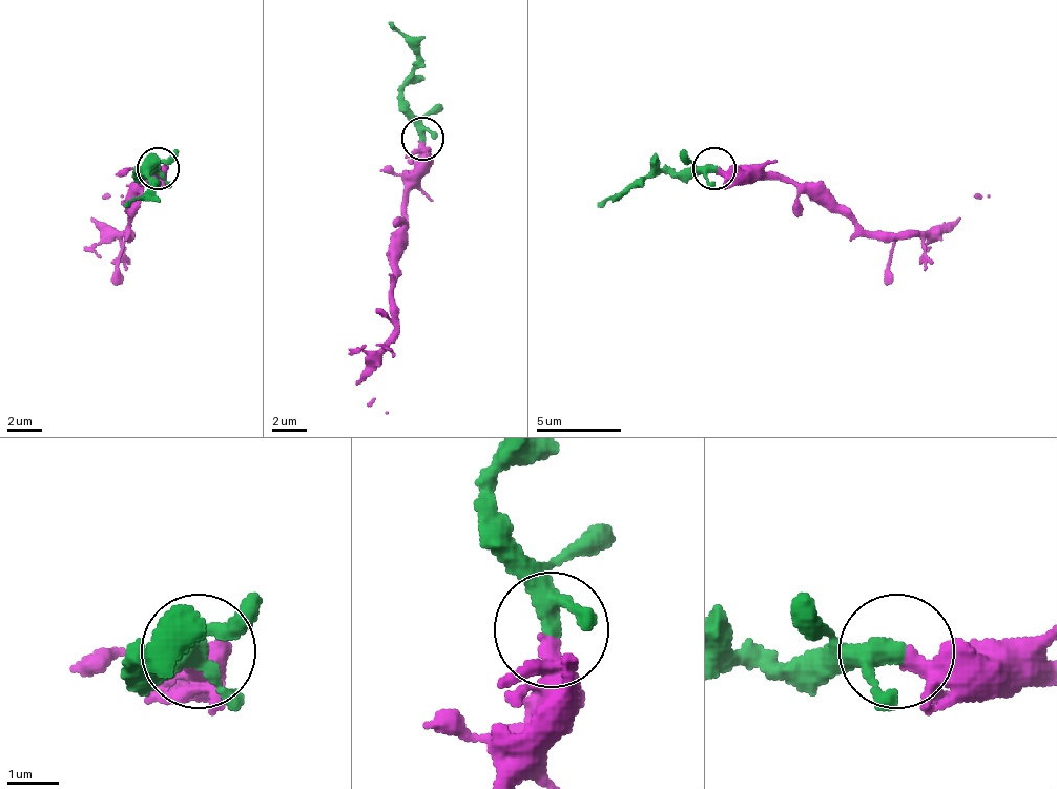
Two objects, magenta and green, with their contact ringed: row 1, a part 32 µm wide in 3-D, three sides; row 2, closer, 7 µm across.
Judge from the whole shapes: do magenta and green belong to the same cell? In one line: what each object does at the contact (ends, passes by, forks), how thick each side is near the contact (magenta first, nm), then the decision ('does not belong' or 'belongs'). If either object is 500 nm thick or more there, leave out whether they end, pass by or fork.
magenta passes by; green passes by; calibres 280 and 320 nm; belongs

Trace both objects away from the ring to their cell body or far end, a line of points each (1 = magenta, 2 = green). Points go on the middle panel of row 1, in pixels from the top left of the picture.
1: (421, 142), (421, 180), (409, 192), (405, 240), (391, 290), (391, 320), (382, 362), (361, 383), (387, 414)
2: (421, 138), (405, 78), (417, 53), (387, 23)

